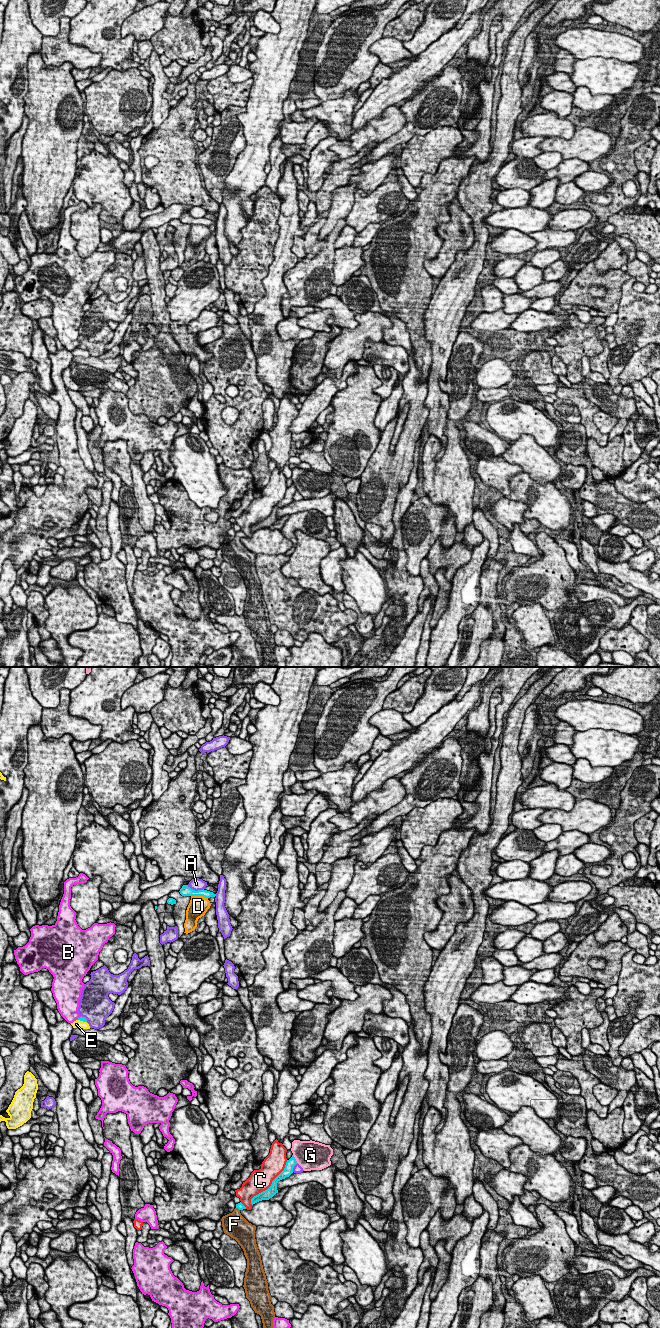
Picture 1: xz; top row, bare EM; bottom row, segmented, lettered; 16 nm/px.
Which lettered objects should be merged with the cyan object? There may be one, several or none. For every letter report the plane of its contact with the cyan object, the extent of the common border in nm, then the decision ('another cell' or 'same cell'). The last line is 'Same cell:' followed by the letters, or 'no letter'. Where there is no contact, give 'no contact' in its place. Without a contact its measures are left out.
A: contact in xz; length 280 nm; another cell
B: contact in xz; length 100 nm; another cell
C: contact in xz; length 950 nm; another cell
D: contact in xz; length 280 nm; another cell
E: contact in xz; length 150 nm; another cell
F: contact in xz; length 80 nm; same cell
G: contact in xz; length 150 nm; another cell
Same cell: F

